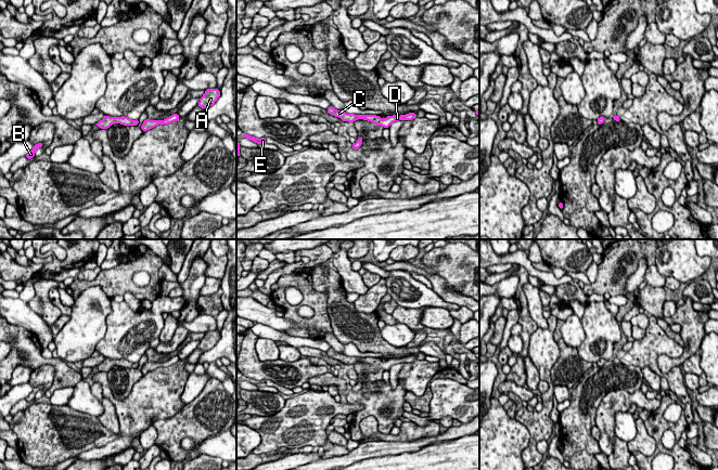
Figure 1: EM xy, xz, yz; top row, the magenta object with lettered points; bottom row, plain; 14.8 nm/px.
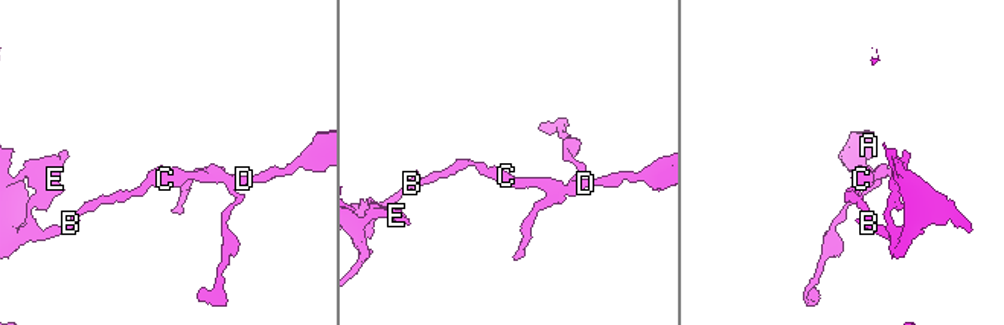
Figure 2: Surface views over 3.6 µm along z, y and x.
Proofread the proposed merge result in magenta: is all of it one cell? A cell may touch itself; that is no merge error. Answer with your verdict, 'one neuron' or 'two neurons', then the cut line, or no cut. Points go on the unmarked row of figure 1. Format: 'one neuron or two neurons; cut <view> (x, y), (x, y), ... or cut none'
one neuron; cut none

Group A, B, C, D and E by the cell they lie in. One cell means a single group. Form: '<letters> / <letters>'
A B C D E

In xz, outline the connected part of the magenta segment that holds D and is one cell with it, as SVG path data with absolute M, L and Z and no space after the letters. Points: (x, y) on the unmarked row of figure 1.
M330 349L326 352L326 354L335 360L341 361L343 364L354 365L358 362L363 362L363 363L371 364L374 367L382 368L384 370L389 370L389 368L395 364L412 363L418 360L415 355L409 355L409 356L400 357L400 358L396 358L396 357L386 358L385 362L382 362L381 358L376 358L376 357L362 358L362 357L355 357L355 356L346 356L343 353L336 353L333 349Z

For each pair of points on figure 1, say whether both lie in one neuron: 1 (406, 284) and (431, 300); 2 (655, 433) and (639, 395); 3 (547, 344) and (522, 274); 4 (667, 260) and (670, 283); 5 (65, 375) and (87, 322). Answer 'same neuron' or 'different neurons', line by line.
1: same neuron
2: different neurons
3: different neurons
4: different neurons
5: different neurons

